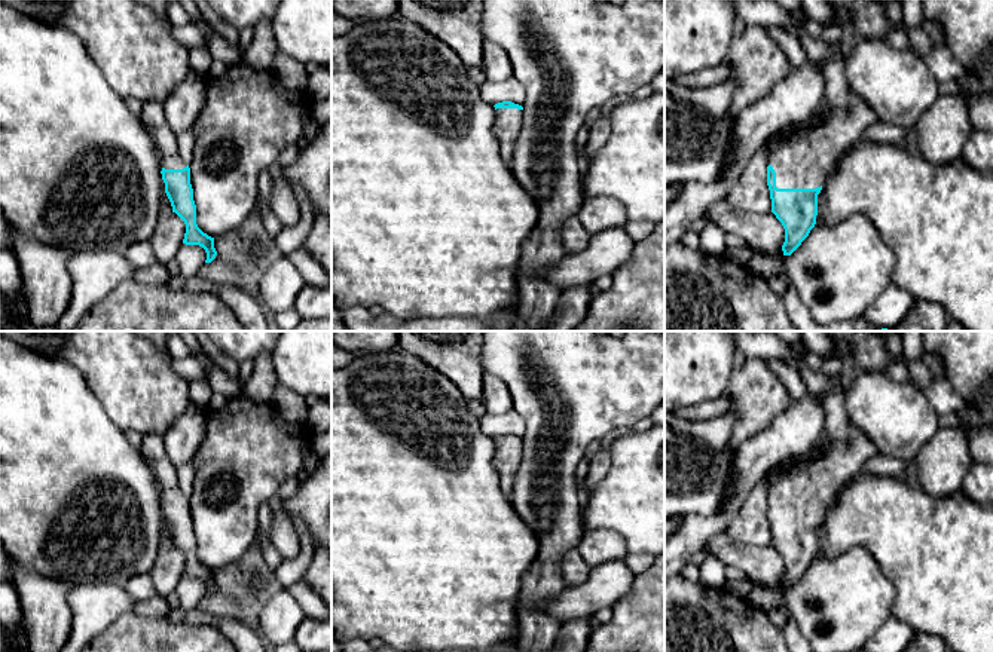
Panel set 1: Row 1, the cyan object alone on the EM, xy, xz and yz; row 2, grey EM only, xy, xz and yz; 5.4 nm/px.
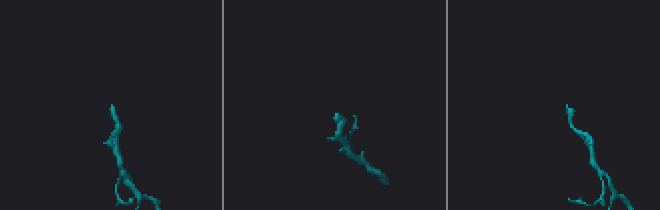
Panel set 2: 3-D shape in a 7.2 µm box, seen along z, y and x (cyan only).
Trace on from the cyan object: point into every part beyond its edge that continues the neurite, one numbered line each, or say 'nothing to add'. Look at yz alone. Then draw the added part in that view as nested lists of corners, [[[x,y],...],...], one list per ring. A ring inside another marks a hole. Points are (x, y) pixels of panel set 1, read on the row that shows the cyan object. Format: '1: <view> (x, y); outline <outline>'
1: yz (803, 161); outline [[[828,45],[832,55],[818,65],[825,79],[825,95],[822,104],[828,107],[827,119],[818,126],[792,134],[788,140],[779,141],[774,135],[764,143],[767,146],[767,163],[776,172],[777,189],[816,189],[824,186],[840,154],[864,140],[867,129],[879,122],[879,116],[847,83],[844,55],[838,45]]]

